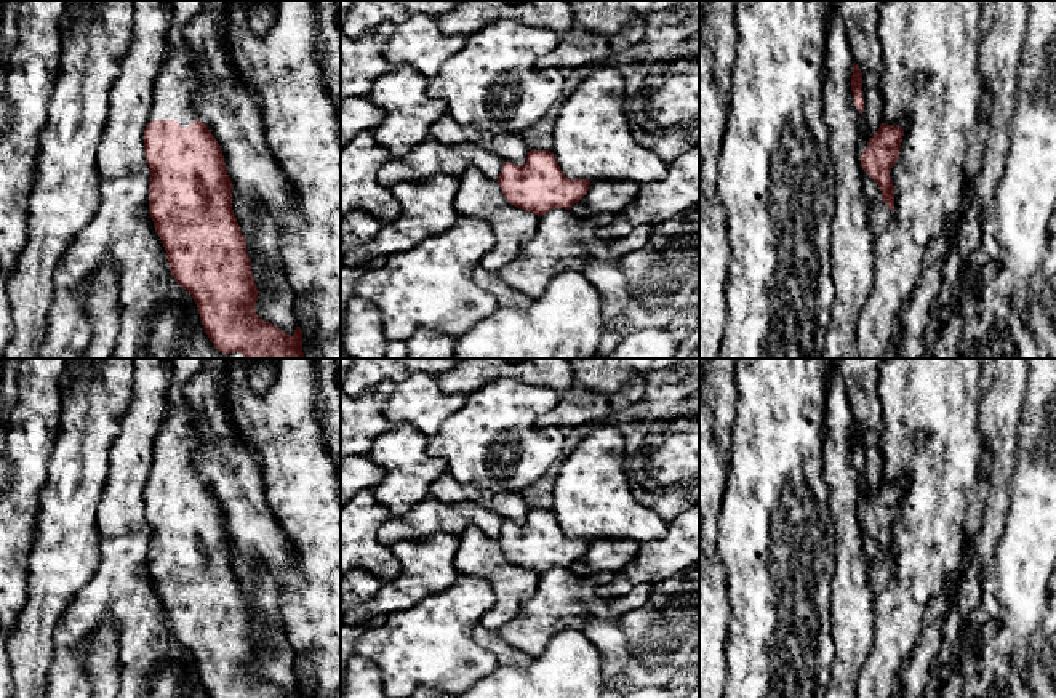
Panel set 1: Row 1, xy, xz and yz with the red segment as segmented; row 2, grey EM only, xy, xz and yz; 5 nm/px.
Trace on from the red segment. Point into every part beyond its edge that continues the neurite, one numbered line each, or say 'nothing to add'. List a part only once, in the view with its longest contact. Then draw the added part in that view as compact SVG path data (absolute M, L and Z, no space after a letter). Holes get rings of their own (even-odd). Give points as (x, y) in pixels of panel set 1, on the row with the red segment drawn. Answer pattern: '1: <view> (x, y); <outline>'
1: xy (176, 82); M166 0L170 26L166 50L154 80L154 98L147 123L174 120L182 128L200 120L195 94L200 90L194 53L186 40L186 27L203 11L205 0Z

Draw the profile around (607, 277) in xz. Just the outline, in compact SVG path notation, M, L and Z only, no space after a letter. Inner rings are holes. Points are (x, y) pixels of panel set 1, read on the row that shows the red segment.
M592 259L582 269L582 275L598 290L602 315L606 320L619 315L630 301L626 275L618 264Z

